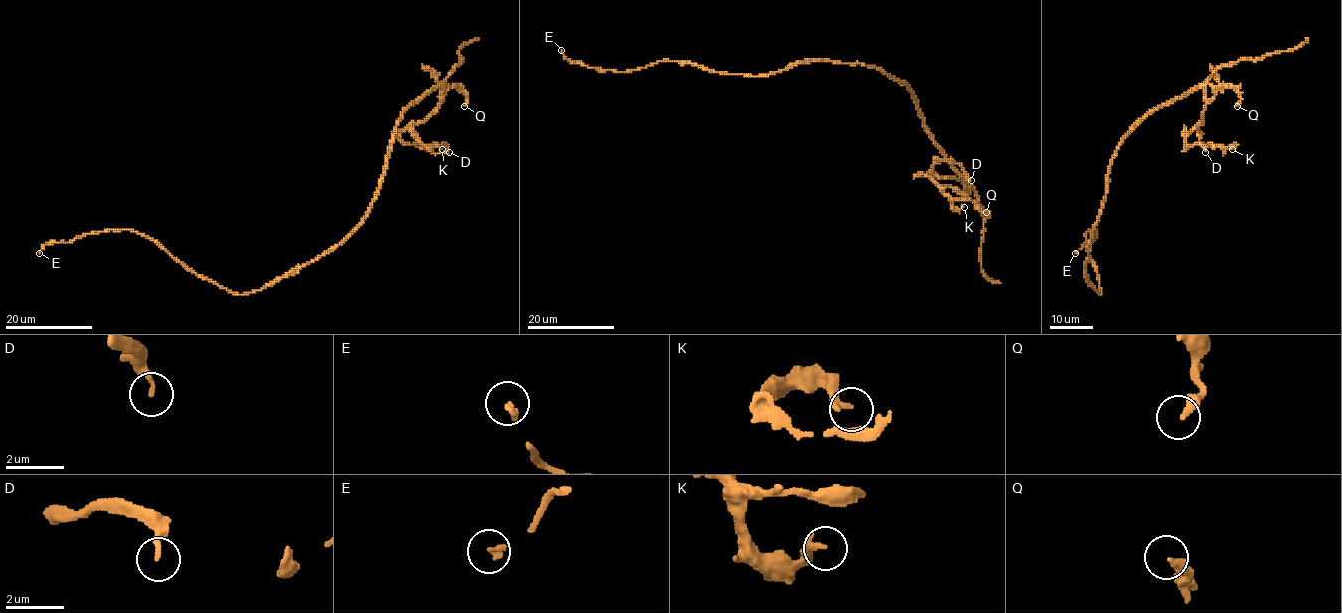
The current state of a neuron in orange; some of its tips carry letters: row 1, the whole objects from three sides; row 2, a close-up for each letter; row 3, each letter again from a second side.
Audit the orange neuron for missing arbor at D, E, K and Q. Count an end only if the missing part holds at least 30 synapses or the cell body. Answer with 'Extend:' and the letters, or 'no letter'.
Extend: no letter

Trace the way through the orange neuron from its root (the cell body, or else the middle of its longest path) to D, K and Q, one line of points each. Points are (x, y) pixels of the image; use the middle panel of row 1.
D: (866, 66), (907, 86), (935, 145), (963, 178), (940, 178), (933, 170), (939, 161), (953, 161), (971, 180)
K: (866, 66), (879, 68), (910, 90), (935, 145), (963, 178), (922, 175), (956, 208), (964, 207)
Q: (866, 66), (879, 68), (907, 86), (935, 145), (963, 178), (968, 196), (986, 212)

